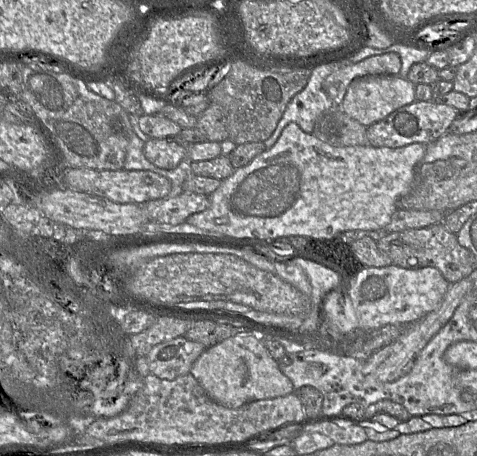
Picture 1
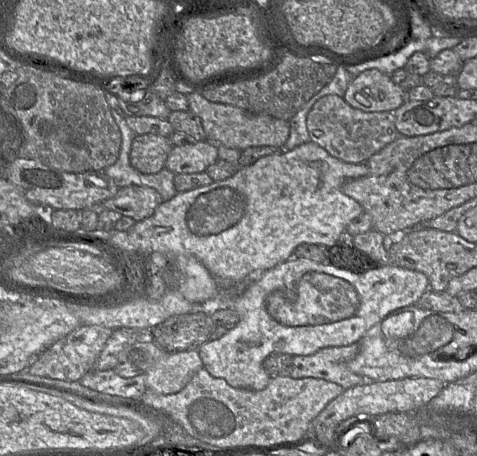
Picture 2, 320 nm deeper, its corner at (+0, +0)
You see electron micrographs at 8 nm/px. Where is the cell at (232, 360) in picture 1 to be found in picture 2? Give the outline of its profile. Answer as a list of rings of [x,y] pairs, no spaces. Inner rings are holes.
[[[298,257],[278,264],[255,279],[232,298],[225,300],[225,304],[232,306],[239,316],[236,327],[218,340],[205,342],[198,349],[203,368],[211,376],[224,379],[234,388],[251,391],[265,389],[271,380],[263,367],[263,361],[269,354],[308,356],[323,348],[356,343],[371,327],[388,317],[390,312],[415,305],[429,289],[425,274],[392,264],[381,265],[364,275],[355,275],[331,264]]]

